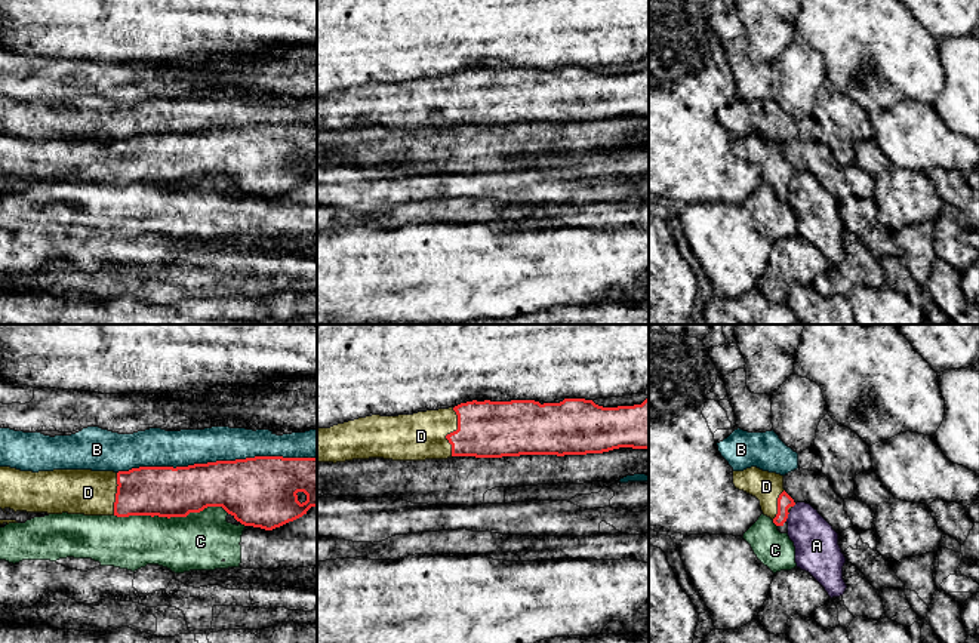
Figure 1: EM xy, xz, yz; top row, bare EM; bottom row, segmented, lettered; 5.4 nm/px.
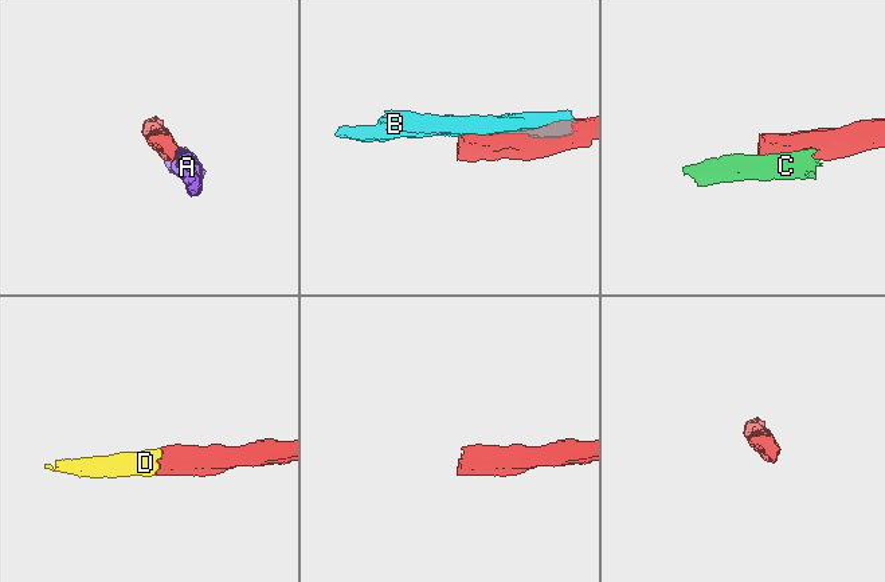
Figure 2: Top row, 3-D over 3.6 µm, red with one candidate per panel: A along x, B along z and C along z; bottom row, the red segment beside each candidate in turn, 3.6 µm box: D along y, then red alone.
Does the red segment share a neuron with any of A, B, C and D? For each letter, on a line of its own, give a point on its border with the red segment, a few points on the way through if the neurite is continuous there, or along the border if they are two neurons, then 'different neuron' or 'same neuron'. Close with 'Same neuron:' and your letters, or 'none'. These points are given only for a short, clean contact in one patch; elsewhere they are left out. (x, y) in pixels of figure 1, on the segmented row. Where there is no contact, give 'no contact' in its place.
A: meets red in yz at (787, 517); different neuron
B: meets red in xy at (216, 461); different neuron
C: meets red in xy at (171, 516); different neuron
D: meets red in xz at (453, 431); runs through xz (486, 428), (453, 431), (421, 436); same neuron
Same neuron: D

